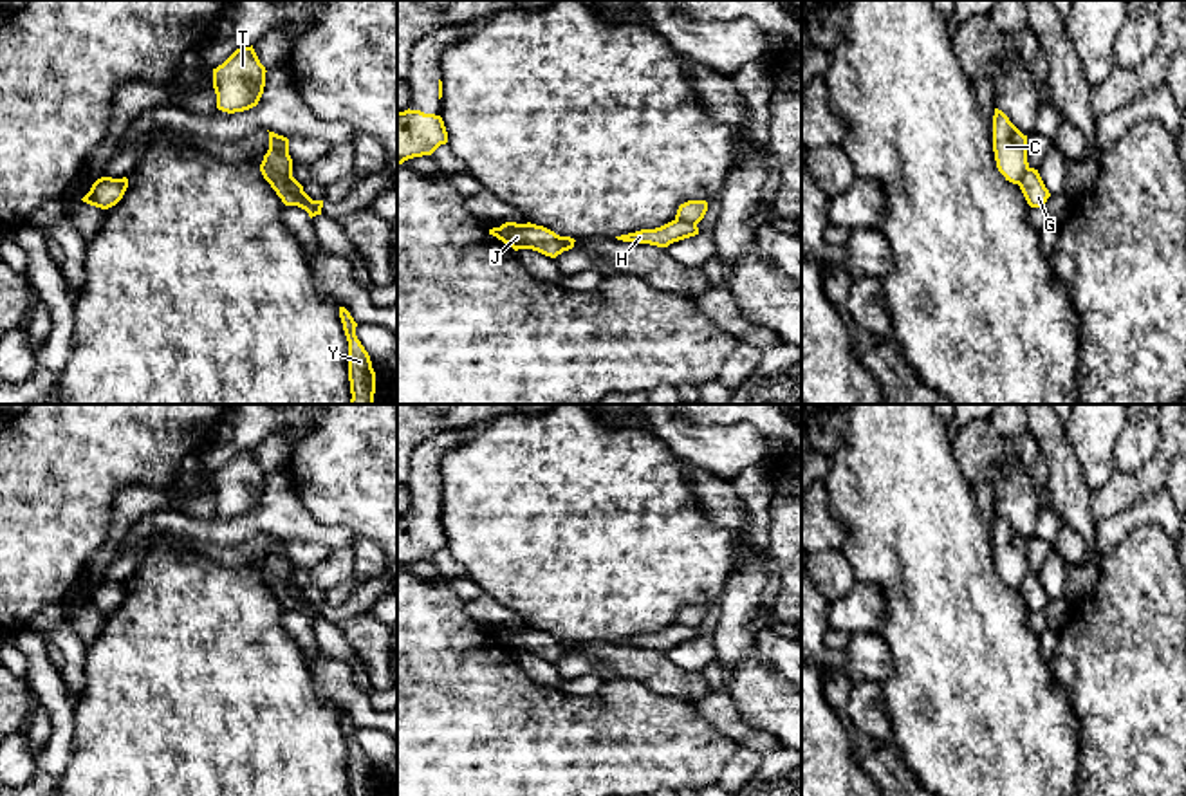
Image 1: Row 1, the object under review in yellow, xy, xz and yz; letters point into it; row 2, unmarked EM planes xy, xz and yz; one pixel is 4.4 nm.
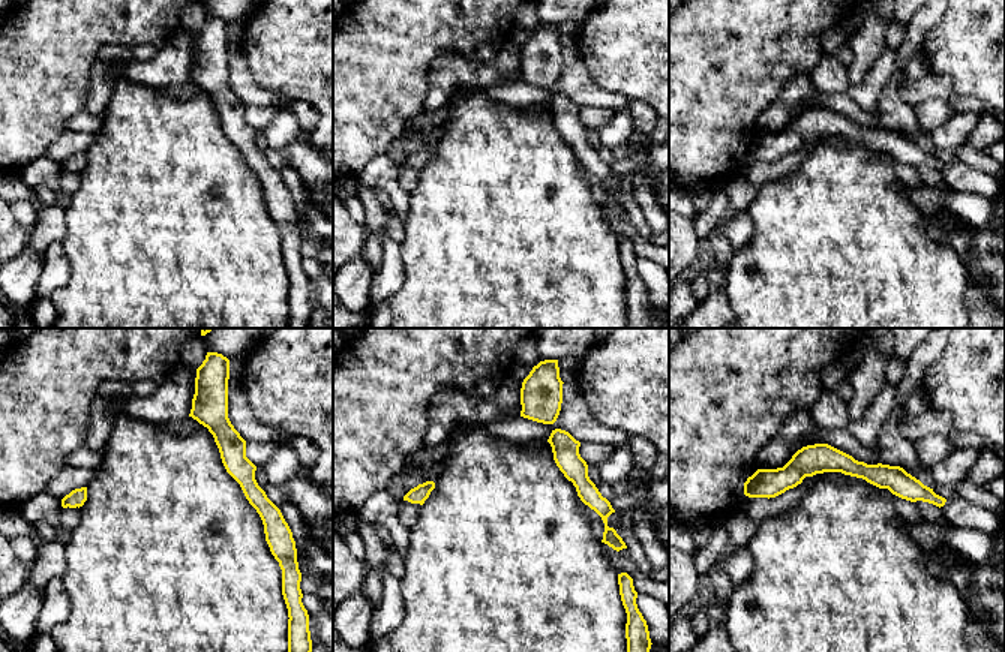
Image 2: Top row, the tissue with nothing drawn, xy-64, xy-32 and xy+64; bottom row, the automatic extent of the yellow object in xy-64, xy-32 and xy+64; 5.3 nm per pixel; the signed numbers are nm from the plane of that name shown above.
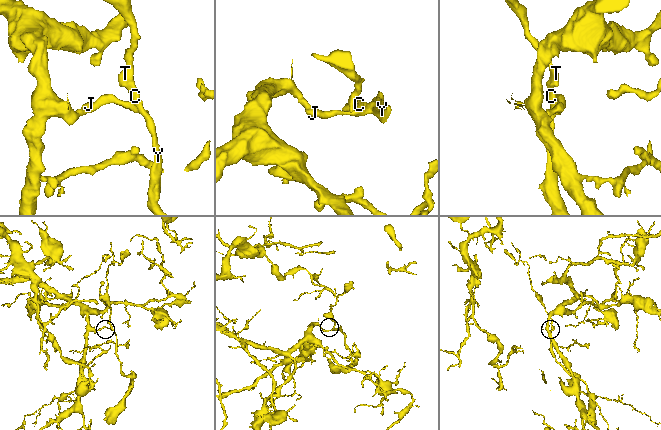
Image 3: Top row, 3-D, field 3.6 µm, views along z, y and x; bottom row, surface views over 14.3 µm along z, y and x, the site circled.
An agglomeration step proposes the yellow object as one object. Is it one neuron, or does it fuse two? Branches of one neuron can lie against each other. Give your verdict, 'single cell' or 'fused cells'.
fused cells

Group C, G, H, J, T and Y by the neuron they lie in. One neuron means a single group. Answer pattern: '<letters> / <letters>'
C T Y / G H J

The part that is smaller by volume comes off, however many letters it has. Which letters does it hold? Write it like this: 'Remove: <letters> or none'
Remove: C, T, Y

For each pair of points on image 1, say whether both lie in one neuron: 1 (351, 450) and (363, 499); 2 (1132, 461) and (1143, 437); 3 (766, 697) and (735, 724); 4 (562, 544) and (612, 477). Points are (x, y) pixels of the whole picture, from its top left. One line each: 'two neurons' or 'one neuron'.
1: one neuron
2: one neuron
3: two neurons
4: one neuron

